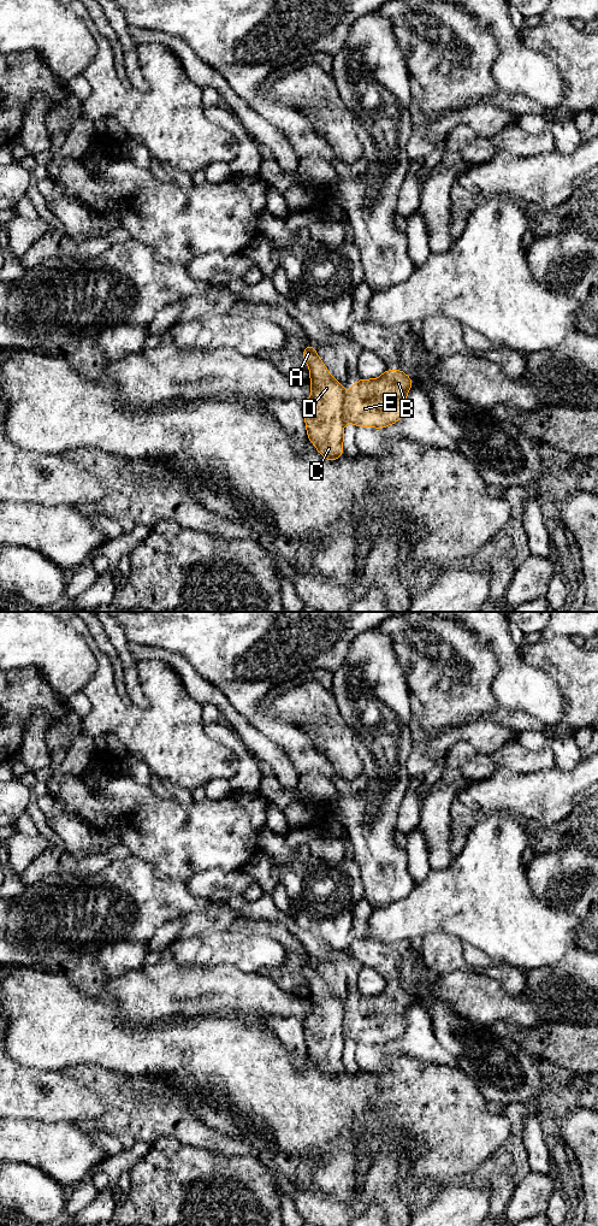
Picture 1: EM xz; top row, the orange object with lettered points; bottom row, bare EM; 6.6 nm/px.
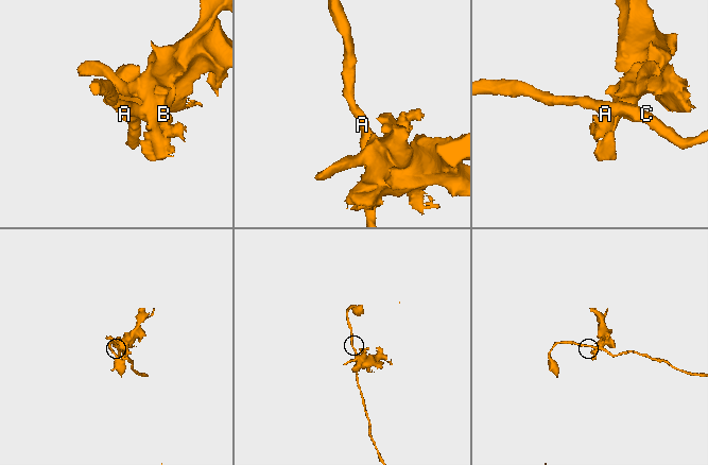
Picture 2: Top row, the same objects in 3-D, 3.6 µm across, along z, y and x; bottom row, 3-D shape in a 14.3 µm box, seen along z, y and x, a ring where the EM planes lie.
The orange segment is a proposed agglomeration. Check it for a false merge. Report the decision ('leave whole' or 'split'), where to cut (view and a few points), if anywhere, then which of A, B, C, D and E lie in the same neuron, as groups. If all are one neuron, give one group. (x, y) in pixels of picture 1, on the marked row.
split | xz (343, 395), (343, 418), (345, 420) | A C D / B E

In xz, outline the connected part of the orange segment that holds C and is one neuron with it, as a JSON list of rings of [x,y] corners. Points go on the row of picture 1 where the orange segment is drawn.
[[[314,344],[303,348],[303,360],[309,367],[309,382],[312,383],[312,395],[304,406],[307,437],[326,460],[337,460],[344,452],[342,446],[344,442],[343,429],[345,424],[343,417],[344,388],[325,367],[315,352]]]

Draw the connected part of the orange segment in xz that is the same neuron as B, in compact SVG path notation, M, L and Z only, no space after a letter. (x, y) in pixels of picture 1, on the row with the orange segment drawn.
M401 369L385 370L375 379L361 378L344 395L343 417L355 426L386 428L404 415L413 379Z

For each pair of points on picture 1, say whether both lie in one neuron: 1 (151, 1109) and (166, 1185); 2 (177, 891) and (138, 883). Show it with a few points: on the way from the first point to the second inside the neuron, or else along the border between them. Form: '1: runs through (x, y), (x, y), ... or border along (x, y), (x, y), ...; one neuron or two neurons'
1: border along (161, 1136), (155, 1141); two neurons
2: runs through (167, 891), (148, 891); one neuron

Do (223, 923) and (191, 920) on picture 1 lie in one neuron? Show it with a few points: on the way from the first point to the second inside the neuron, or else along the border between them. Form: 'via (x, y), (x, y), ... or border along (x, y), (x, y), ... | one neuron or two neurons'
via (215, 923), (199, 923) | one neuron

